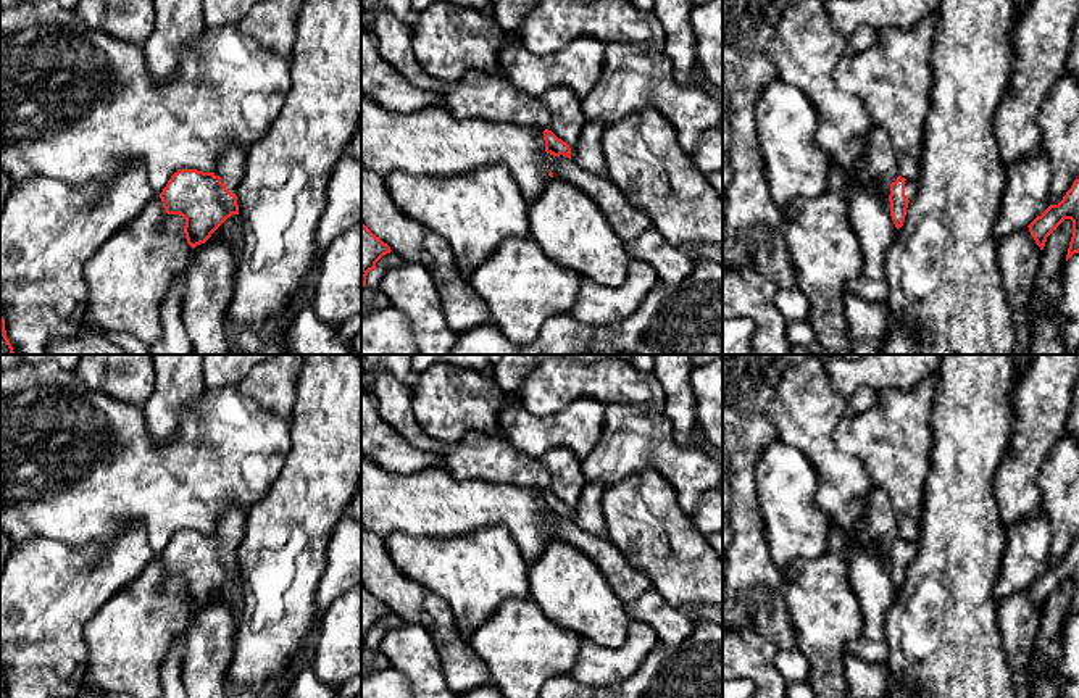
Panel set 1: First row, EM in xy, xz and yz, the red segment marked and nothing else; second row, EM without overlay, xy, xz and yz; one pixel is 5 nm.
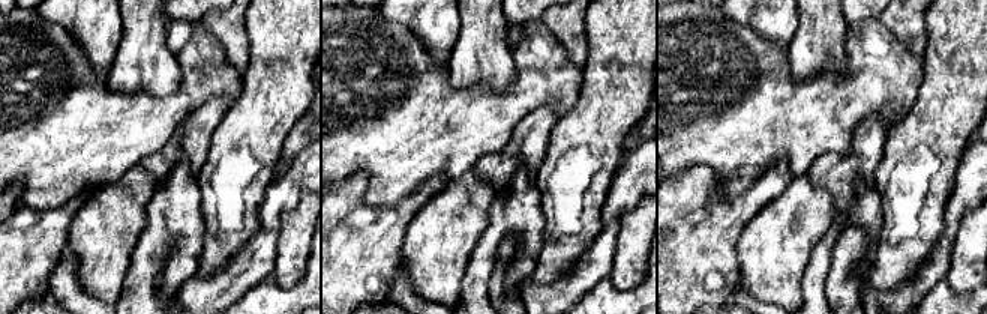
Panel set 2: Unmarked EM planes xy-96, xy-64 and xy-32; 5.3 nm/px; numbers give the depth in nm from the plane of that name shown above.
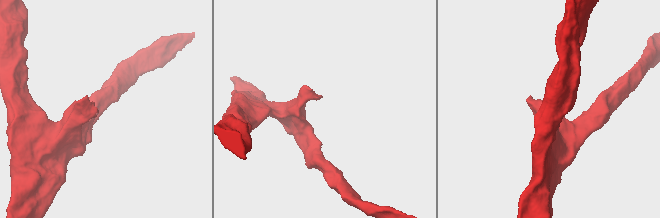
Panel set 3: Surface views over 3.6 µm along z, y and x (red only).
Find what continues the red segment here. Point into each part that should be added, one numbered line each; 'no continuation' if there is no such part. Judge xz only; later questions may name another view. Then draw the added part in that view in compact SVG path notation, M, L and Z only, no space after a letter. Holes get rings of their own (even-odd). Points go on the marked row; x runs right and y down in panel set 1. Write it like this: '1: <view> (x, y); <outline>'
1: xz (587, 153); M587 123L577 143L571 148L571 161L590 174L608 176L605 155L602 148L602 135L606 124Z

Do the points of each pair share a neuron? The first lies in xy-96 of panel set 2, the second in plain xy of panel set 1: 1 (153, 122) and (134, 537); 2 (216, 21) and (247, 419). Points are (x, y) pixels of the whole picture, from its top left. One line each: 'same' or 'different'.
1: different
2: different

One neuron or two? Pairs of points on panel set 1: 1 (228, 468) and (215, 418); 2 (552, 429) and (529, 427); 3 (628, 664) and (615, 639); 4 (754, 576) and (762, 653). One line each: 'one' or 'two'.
1: one
2: one
3: two
4: two

